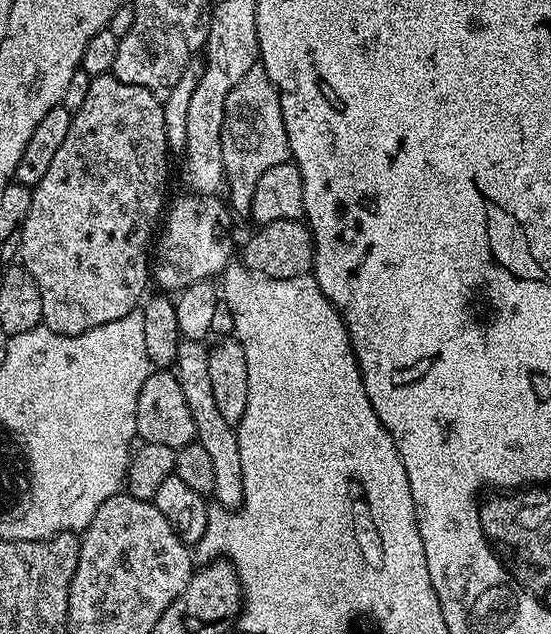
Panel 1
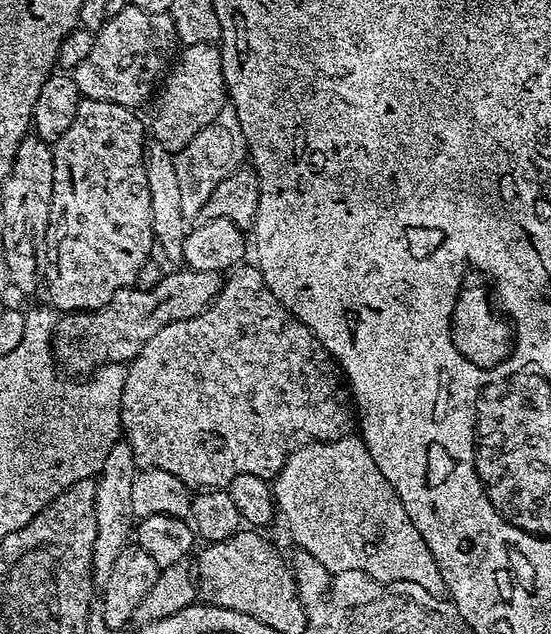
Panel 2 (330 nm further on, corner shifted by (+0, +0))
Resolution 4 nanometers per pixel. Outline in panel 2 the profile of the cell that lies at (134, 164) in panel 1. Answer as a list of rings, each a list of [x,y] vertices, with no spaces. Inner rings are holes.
[[[81,99],[78,106],[78,114],[74,118],[74,123],[70,125],[70,130],[58,138],[58,142],[52,145],[52,157],[54,158],[54,198],[50,206],[50,222],[48,223],[48,233],[46,234],[46,270],[44,271],[44,284],[46,292],[48,288],[47,303],[51,305],[57,313],[71,314],[74,312],[93,312],[99,308],[104,308],[118,290],[130,288],[135,285],[138,278],[138,270],[149,263],[148,256],[154,252],[154,241],[152,238],[152,223],[150,222],[150,182],[146,182],[146,166],[144,165],[144,153],[146,151],[146,124],[136,117],[137,113],[126,106],[118,106],[114,102],[98,102],[97,100]]]

